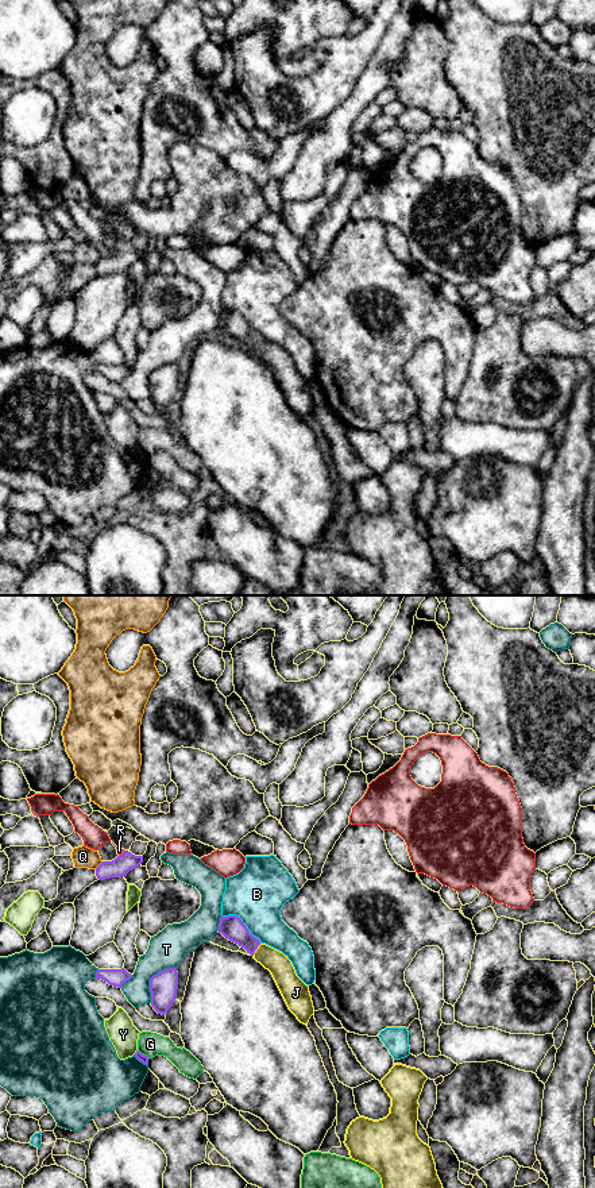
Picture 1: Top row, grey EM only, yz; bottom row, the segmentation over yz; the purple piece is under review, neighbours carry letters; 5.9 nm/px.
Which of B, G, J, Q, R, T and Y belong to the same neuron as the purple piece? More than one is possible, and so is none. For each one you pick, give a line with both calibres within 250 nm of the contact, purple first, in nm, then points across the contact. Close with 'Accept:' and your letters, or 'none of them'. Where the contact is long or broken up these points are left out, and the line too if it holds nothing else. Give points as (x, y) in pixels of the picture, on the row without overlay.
J: Thickness 140 nm (purple) against 140 nm. Path across: yz (232, 323), (257, 343), (281, 363)
Accept: J

